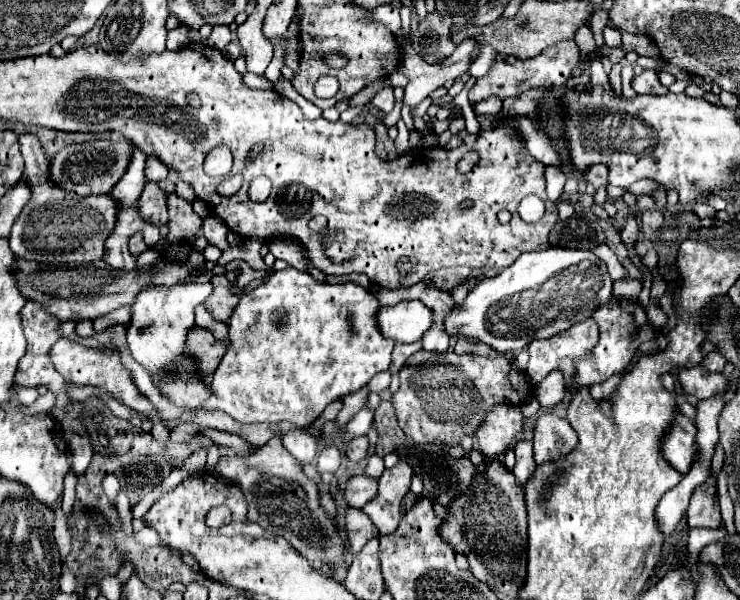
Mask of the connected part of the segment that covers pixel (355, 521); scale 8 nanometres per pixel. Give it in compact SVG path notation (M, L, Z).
M348 509L344 533L346 533L346 541L352 553L358 553L372 537L378 537L376 525L372 525L372 521L368 521L368 517L360 513L360 509Z

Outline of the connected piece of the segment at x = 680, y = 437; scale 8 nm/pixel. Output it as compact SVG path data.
M686 415L676 417L676 423L662 443L662 451L668 463L682 475L692 469L692 461L696 461L696 427Z

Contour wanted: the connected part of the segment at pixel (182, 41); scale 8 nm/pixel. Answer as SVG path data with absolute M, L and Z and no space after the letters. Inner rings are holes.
M180 23L176 29L168 31L168 49L170 49L170 51L176 51L176 49L186 47L186 45L190 43L188 31L190 31L190 27L184 25L184 23Z

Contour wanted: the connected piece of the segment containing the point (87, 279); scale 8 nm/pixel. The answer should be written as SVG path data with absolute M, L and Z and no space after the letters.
M192 243L188 245L188 257L182 263L160 263L150 265L144 269L132 269L132 271L116 271L110 269L106 261L94 261L94 263L62 263L62 265L42 265L42 263L30 263L18 259L18 285L22 293L28 299L34 299L42 303L56 319L60 321L78 321L78 319L96 319L102 315L112 313L120 307L130 307L140 289L144 285L182 285L190 277L204 273L204 253L198 251Z

